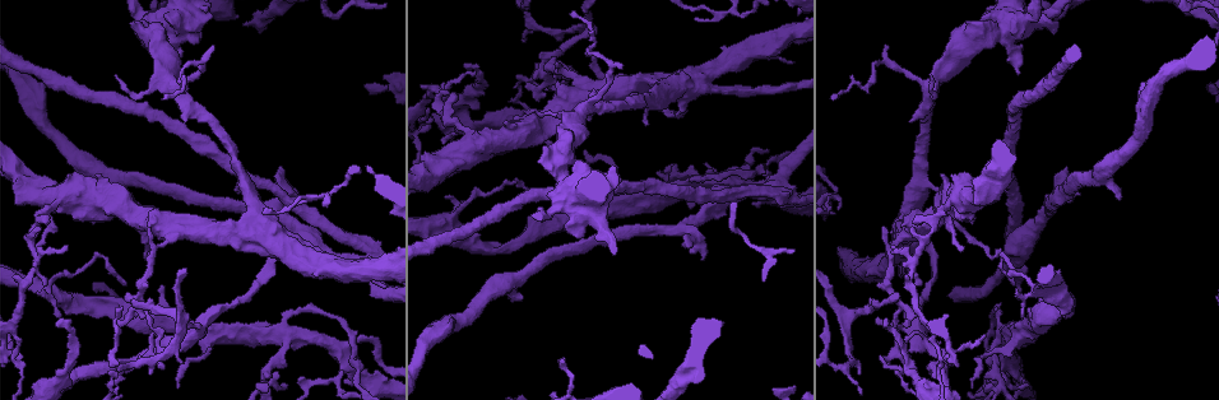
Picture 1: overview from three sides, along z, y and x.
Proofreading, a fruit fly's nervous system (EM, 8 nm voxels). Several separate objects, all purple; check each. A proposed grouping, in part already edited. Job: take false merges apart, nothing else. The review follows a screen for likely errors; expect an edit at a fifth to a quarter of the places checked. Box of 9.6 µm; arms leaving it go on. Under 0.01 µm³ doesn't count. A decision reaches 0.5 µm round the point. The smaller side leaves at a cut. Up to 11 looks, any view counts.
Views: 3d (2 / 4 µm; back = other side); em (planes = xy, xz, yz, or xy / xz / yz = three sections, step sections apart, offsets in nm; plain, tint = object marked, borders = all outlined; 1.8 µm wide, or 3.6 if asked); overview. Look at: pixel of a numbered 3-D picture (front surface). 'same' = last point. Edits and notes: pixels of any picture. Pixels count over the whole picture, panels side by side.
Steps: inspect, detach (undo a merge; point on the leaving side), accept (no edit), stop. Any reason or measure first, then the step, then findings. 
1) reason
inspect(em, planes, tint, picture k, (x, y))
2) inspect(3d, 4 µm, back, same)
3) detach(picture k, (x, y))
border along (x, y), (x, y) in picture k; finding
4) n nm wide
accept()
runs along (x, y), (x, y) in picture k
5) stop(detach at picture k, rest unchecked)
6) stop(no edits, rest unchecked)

thick turns thin
inspect(3d, 4 µm, picture 1, (1018, 384))

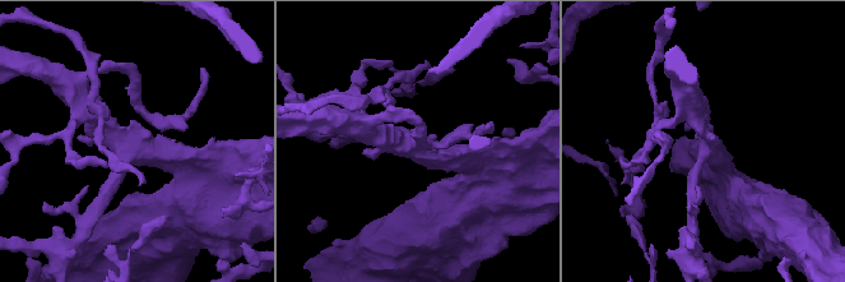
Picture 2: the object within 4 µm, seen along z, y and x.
inspect(em, planes, tint, picture 2, (135, 143))

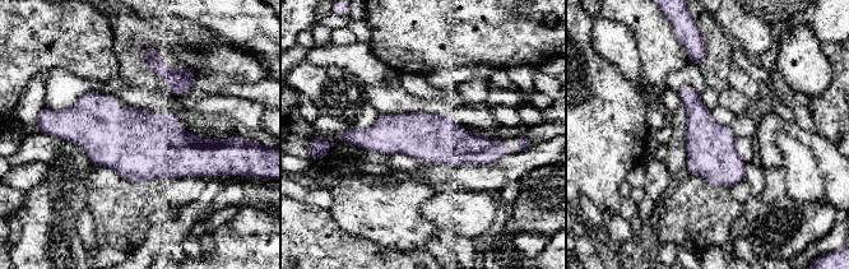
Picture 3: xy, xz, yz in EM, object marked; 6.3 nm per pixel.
accept()
runs along (347, 139), (435, 138), (499, 149) in picture 3; continuous, no second neuron

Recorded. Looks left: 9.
three-way junction
inspect(3d, 4 µm, picture 1, (267, 372))

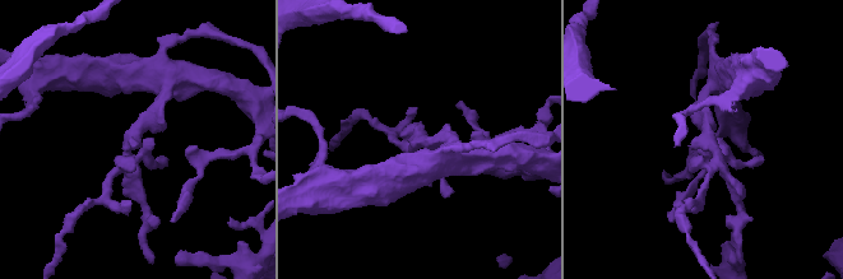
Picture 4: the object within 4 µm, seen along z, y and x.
need the tissue
inspect(em, planes, plain, picture 4, (708, 139))

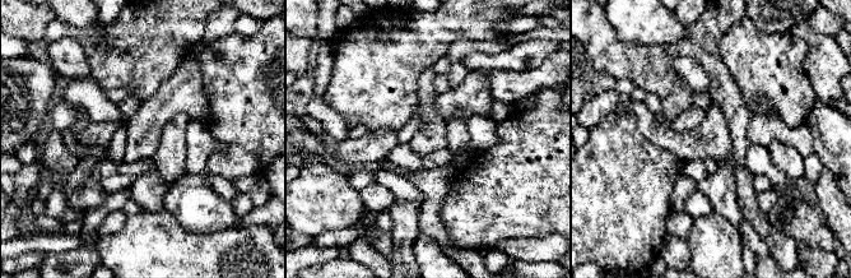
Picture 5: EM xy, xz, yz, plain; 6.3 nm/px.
inspect(em, planes, tint, same)

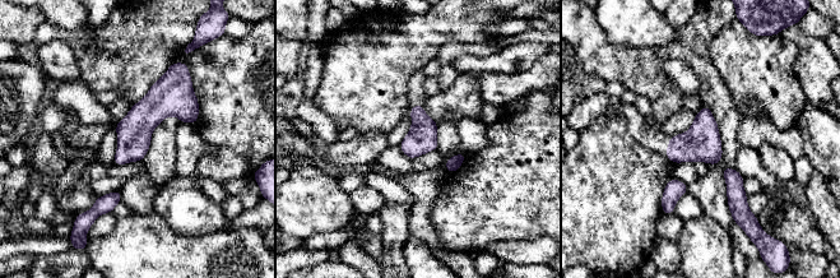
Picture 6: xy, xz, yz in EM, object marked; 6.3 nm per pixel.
accept()
all the same neuron

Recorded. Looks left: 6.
thin neck
inspect(em, xy, step 16, tint, picture 1, (892, 291))

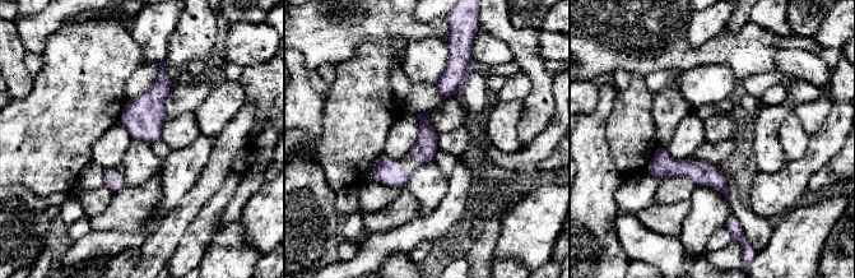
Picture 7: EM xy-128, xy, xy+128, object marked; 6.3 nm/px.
150 nm wide
accept()
one neuron here

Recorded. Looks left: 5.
a fork
inspect(3d, 4 µm, picture 1, (667, 85))

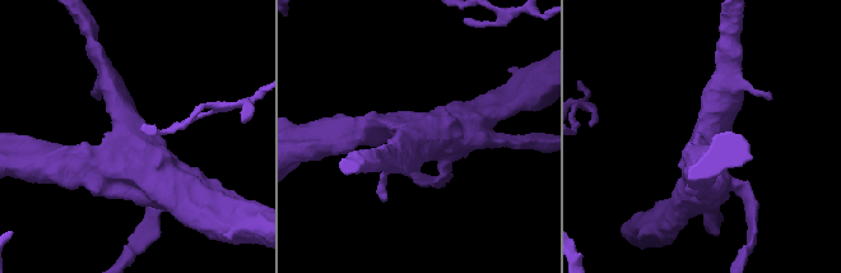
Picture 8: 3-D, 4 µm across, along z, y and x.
3 arms; arms of 360, 400, 600 nm; now the EM
inspect(em, 3.6 µm, planes, tint, picture 8, (130, 154))

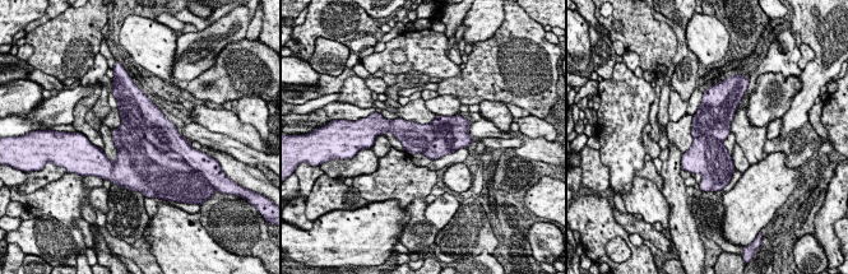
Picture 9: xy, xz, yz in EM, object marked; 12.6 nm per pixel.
detach(picture 9, (149, 124))
a second neuron is stuck on

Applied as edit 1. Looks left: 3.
stop(detach at picture 9, rest unchecked)

